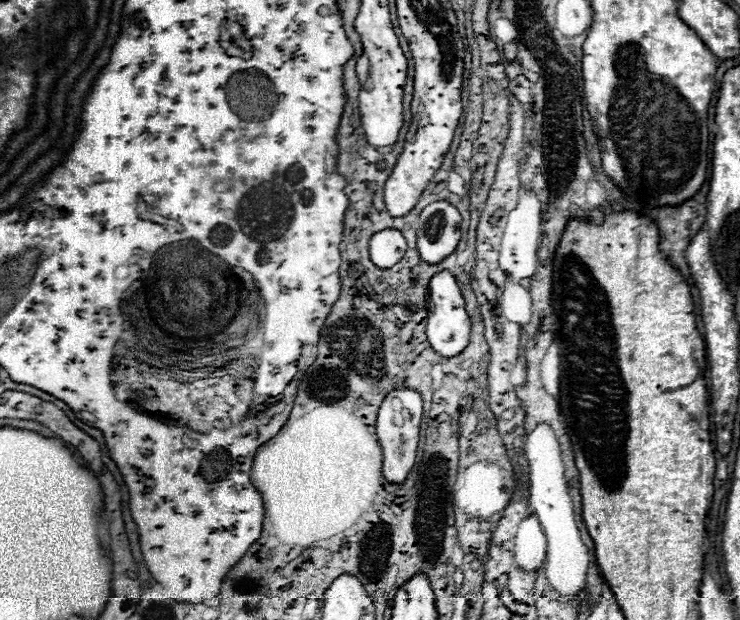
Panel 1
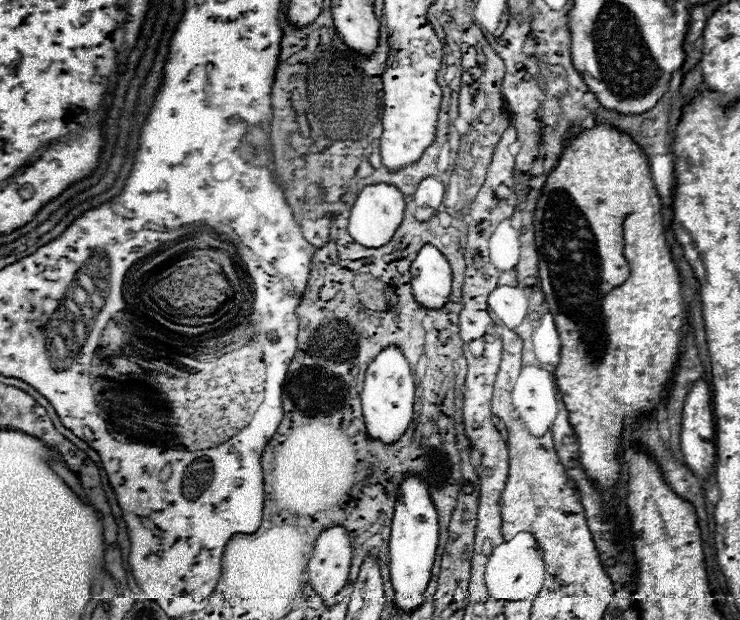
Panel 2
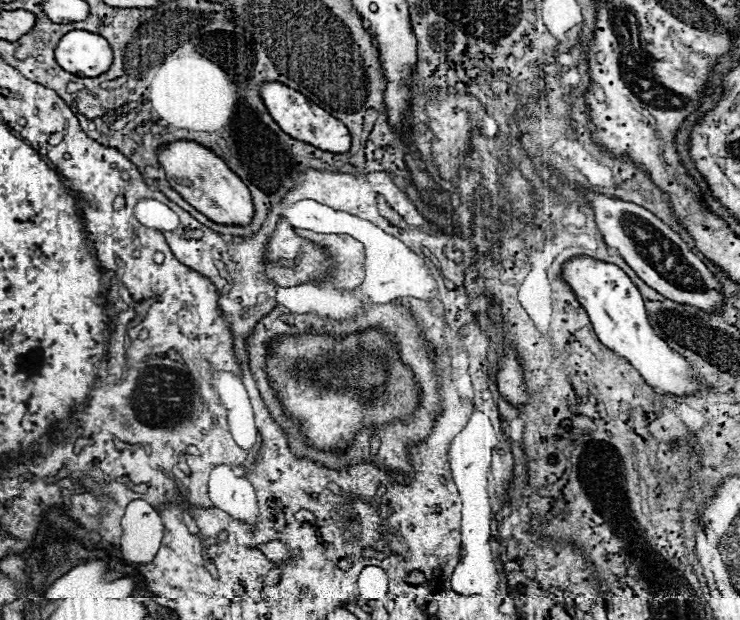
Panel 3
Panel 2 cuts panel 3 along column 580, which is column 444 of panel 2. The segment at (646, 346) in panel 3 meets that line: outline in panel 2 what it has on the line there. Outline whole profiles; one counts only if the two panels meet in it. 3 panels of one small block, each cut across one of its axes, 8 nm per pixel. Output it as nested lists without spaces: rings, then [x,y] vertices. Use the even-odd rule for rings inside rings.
[[[424,246],[412,262],[414,300],[430,310],[442,308],[450,300],[452,270],[442,252],[434,246]]]

